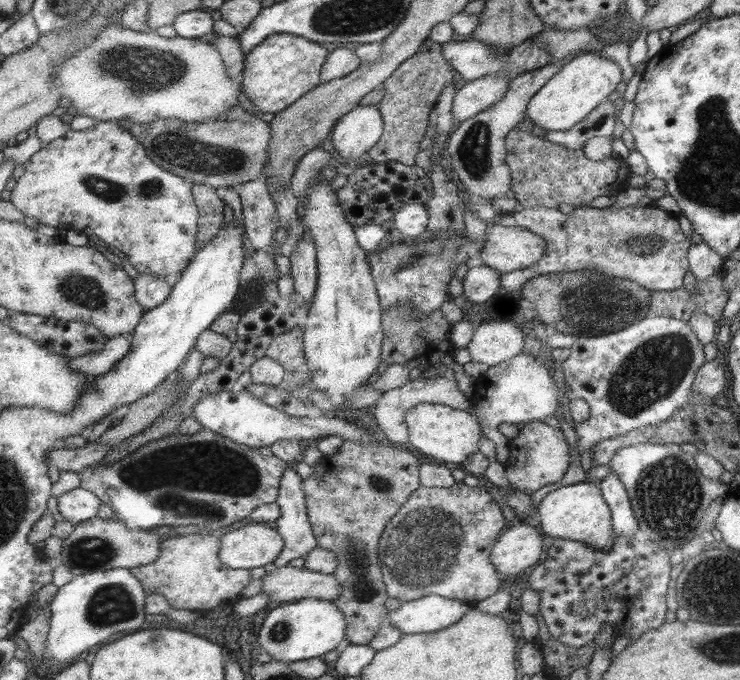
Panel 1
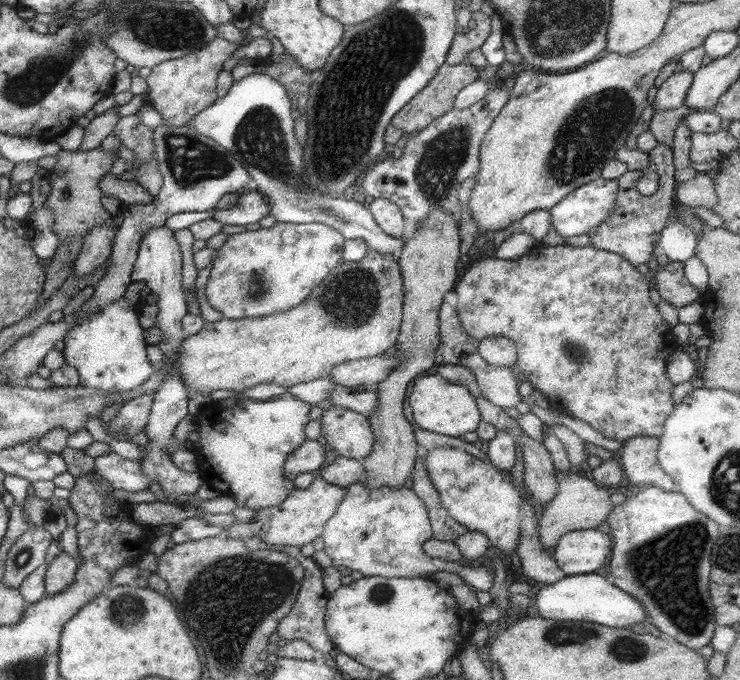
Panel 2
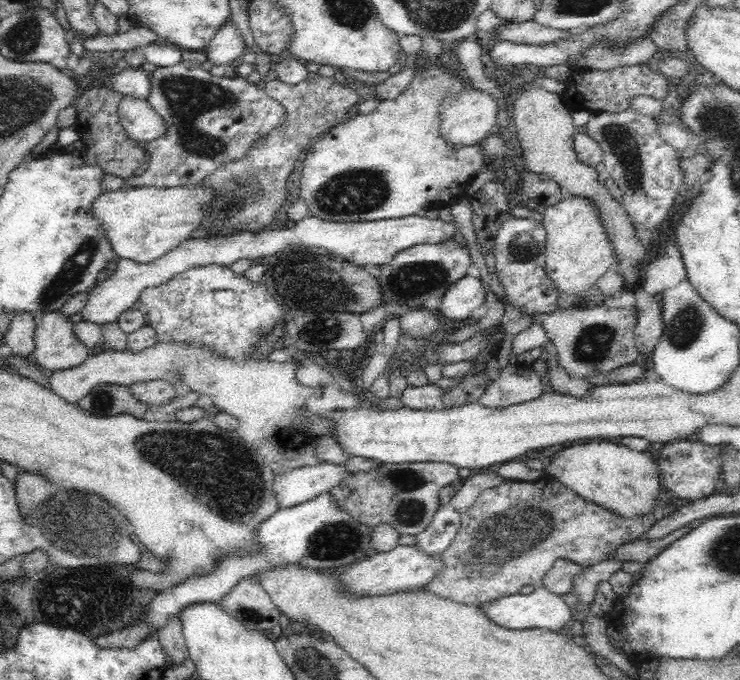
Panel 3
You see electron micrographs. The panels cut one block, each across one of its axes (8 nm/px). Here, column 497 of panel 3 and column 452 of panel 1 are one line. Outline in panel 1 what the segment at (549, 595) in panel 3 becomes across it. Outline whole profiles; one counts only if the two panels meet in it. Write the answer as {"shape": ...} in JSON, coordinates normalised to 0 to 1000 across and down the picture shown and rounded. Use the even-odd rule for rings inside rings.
{"shape":[[[581,874],[547,884],[523,901],[523,916],[547,932],[584,931],[620,915],[638,891],[626,882]]]}

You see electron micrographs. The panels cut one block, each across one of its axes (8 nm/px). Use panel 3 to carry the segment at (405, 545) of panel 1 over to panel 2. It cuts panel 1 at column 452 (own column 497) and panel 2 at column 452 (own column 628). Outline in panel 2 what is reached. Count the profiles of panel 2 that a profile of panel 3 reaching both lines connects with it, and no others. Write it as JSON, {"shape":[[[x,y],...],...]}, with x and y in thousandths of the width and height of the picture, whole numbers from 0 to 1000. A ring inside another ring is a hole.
{"shape":[[[570,662],[565,675],[559,678],[555,703],[558,715],[554,721],[564,726],[578,749],[581,771],[585,776],[585,793],[612,797],[631,781],[630,775],[609,760],[601,744],[597,743],[596,732],[592,731],[592,724],[586,718],[586,712],[582,712],[577,691],[574,691],[574,669]]]}

